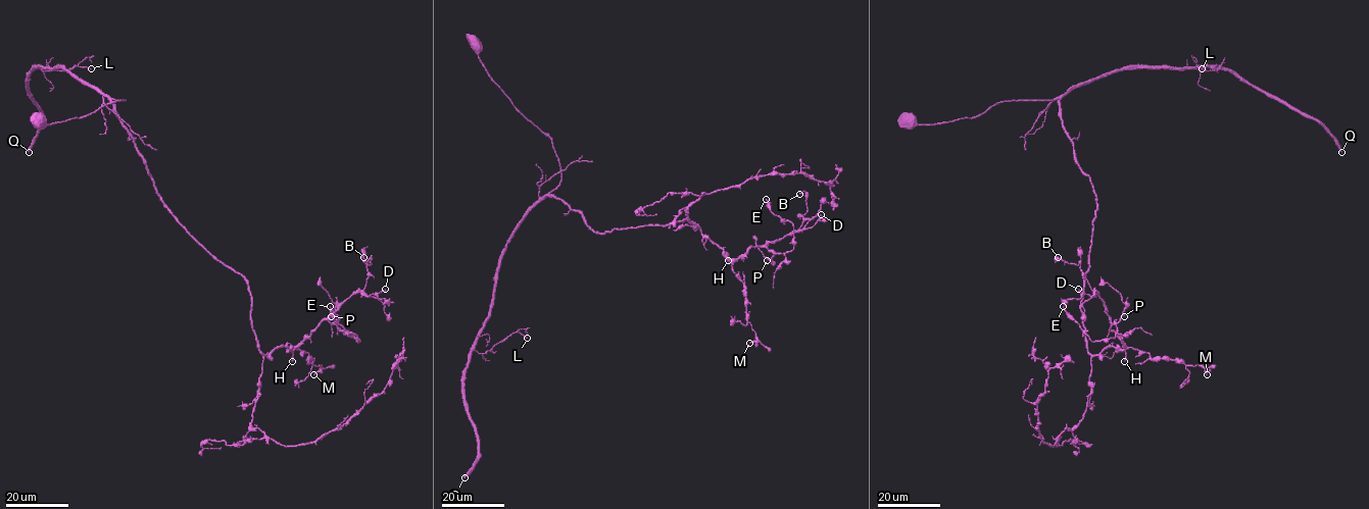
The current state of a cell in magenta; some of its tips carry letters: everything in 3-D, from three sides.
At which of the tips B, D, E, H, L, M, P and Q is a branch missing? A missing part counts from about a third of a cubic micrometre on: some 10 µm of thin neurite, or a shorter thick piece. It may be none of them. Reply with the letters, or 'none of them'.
H, Q

